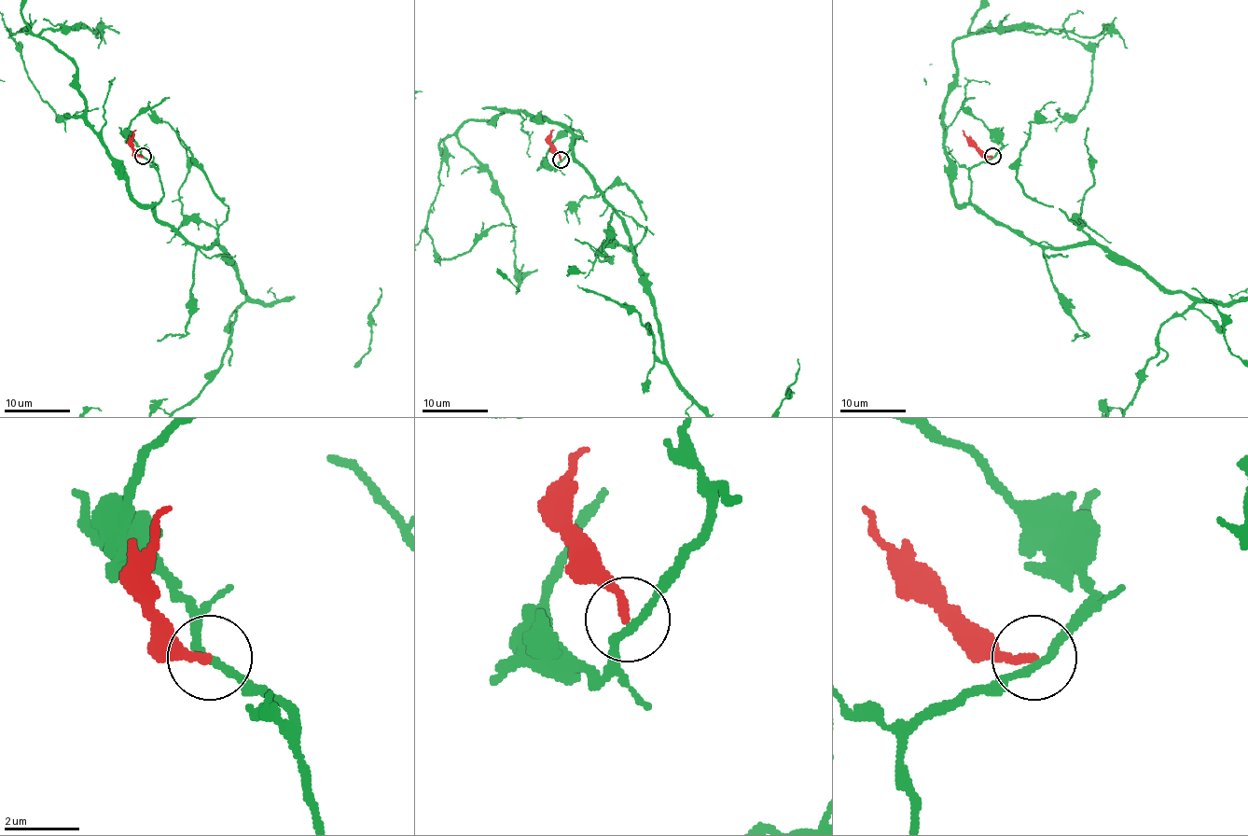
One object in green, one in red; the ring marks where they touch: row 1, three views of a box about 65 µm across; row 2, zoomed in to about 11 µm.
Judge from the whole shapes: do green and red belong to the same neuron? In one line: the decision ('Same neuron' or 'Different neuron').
Different neuron

